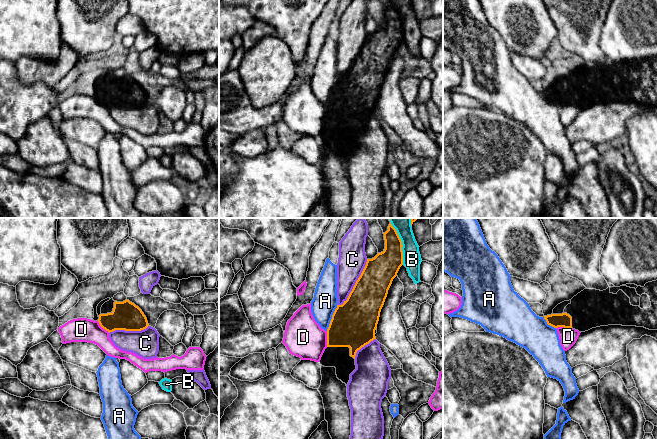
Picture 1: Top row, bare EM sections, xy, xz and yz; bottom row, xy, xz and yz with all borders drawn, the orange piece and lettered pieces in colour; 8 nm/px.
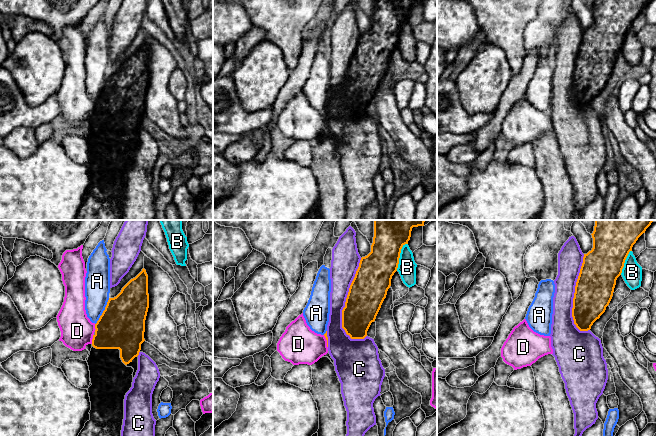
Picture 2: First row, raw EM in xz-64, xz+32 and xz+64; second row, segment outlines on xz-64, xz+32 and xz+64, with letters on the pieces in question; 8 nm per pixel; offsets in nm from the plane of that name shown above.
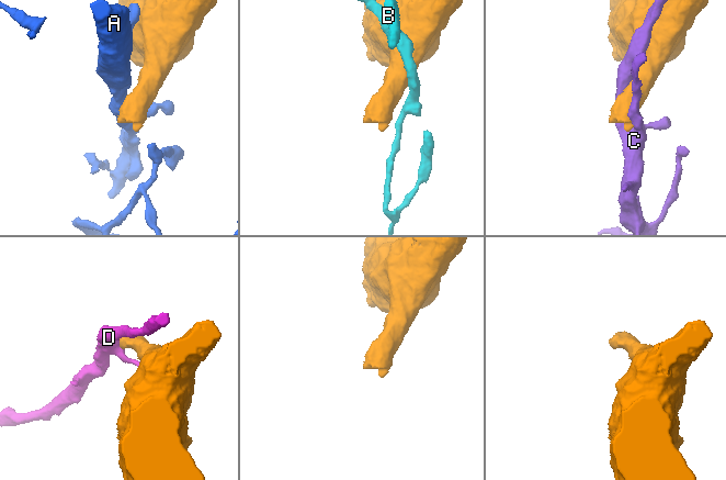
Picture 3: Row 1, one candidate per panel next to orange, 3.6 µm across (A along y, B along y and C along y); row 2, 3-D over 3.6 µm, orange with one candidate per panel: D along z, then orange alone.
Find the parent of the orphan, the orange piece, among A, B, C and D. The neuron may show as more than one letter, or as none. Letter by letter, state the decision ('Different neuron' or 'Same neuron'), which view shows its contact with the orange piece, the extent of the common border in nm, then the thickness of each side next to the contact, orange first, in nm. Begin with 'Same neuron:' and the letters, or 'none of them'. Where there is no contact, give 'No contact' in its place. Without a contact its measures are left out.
Same neuron: none of them
A: Different neuron. Touches orange in xz. Shared border 240 nm. Thickness 360 nm (orange) against 200 nm
B: Different neuron. Touches orange in xz. Shared border 340 nm. Thickness 240 nm (orange) against 140 nm
C: Different neuron. Touches orange in xz. Shared border 440 nm. Thickness 320 nm (orange) against 220 nm
D: Different neuron. Touches orange in xz. Shared border 130 nm. Thickness 360 nm (orange) against 320 nm

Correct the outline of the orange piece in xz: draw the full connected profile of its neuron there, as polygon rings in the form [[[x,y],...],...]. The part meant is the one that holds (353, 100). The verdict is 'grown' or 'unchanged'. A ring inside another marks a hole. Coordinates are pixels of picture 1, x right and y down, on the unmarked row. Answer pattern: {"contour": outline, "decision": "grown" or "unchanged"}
{"contour": [[[389,0],[388,6],[383,10],[384,27],[372,35],[367,35],[366,41],[347,76],[342,81],[337,81],[327,105],[327,124],[319,139],[324,143],[335,143],[337,154],[346,162],[350,156],[350,150],[356,145],[355,132],[357,127],[376,115],[375,106],[381,85],[392,57],[403,41],[403,21],[396,5],[392,0]]], "decision": "grown"}

